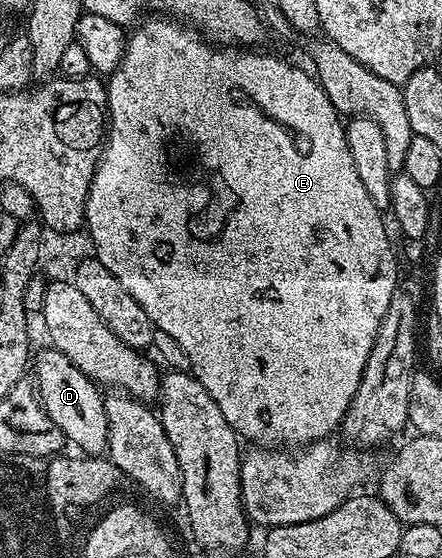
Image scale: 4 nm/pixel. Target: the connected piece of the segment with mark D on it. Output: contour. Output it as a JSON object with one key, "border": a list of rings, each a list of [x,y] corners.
{"border":[[[46,348],[36,351],[37,378],[35,386],[39,391],[39,402],[43,413],[65,434],[66,443],[78,446],[80,453],[85,456],[101,456],[109,448],[109,428],[107,426],[107,412],[105,398],[96,382],[92,382],[87,375],[79,372],[63,352]]]}

